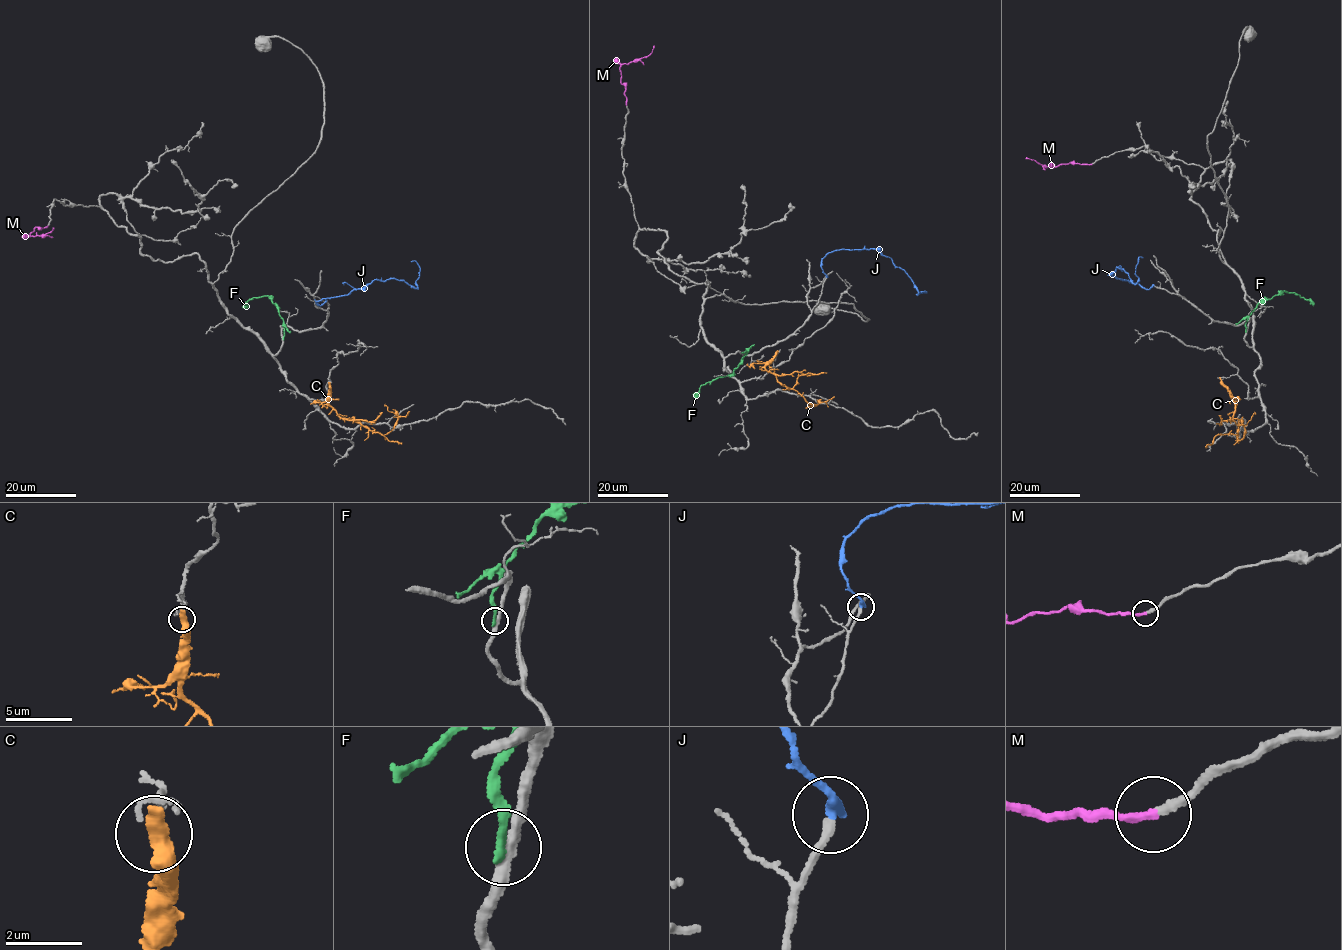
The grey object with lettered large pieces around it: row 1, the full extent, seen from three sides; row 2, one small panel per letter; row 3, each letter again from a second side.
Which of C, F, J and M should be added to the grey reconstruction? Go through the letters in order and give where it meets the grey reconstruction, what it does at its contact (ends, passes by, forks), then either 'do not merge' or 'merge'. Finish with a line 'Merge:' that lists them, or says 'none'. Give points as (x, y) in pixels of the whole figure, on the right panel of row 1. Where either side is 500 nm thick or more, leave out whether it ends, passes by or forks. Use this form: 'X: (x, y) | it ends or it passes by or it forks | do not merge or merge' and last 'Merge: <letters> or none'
C: (1221, 380) | do not merge
F: (1246, 331) | it ends | do not merge
J: (1153, 286) | it ends | merge
M: (1091, 164) | it ends | merge
Merge: J, M

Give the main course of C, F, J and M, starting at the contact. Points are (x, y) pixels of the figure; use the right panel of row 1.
C: (1221, 380), (1234, 403), (1233, 416), (1238, 420), (1238, 439), (1244, 436), (1244, 427), (1255, 414)
F: (1246, 330), (1249, 314), (1260, 302), (1281, 291), (1297, 294), (1311, 304)
J: (1153, 285), (1148, 289), (1111, 274), (1116, 267), (1124, 270), (1135, 284), (1136, 265), (1143, 258)
M: (1091, 164), (1073, 162), (1045, 167), (1026, 157)

